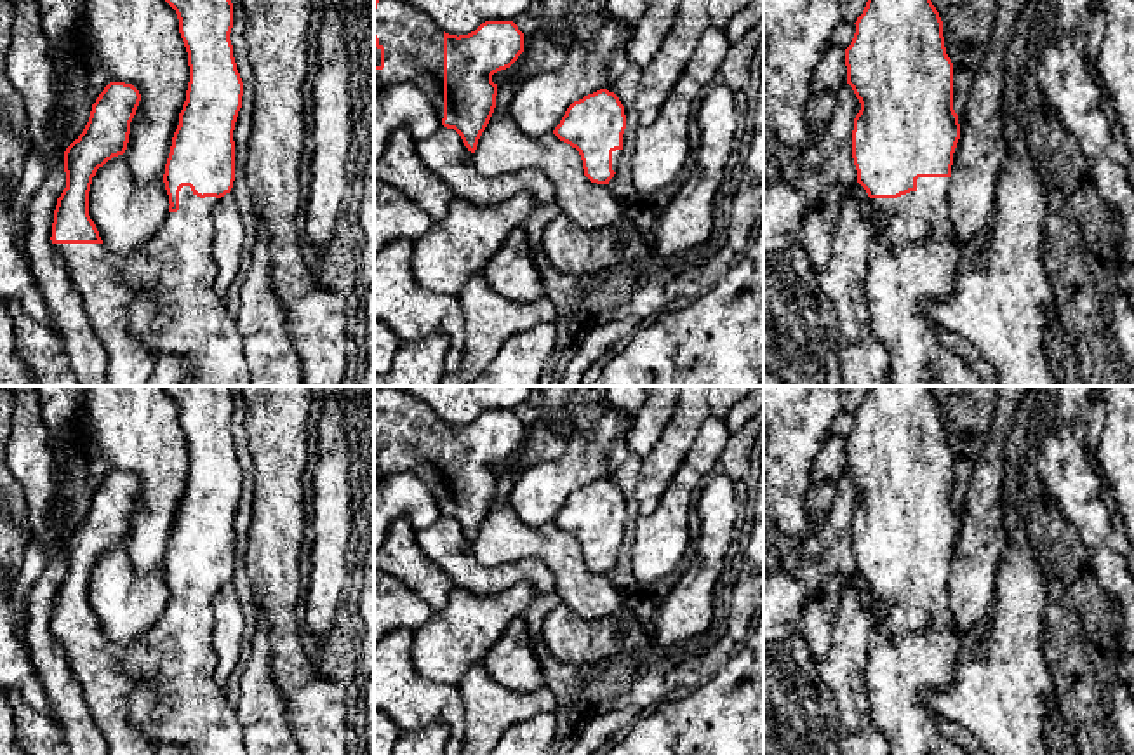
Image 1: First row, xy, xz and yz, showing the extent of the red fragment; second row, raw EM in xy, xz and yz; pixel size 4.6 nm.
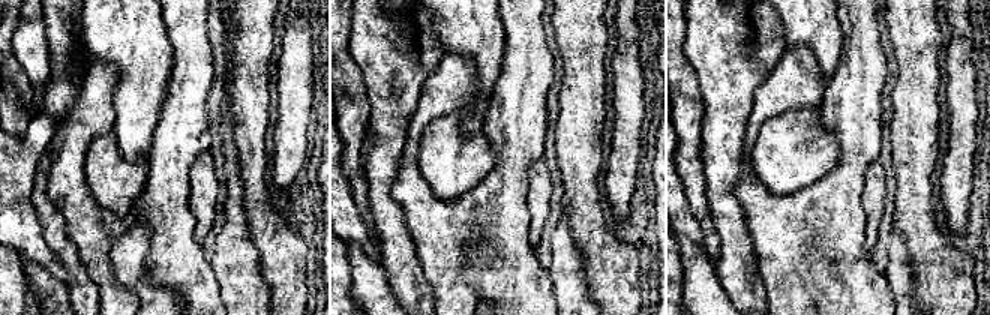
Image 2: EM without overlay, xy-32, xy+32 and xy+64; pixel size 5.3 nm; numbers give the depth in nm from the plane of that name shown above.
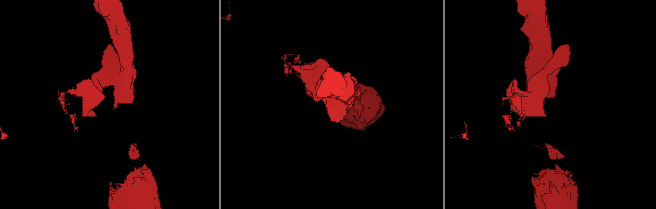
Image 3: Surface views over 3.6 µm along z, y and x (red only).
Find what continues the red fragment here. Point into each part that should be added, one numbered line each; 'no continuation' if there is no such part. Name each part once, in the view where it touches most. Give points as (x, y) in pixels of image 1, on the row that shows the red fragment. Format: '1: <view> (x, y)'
1: xz (413, 44)

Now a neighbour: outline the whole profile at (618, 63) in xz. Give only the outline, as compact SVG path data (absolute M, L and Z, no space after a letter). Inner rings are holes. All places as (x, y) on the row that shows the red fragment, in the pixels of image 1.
M621 43L619 47L616 47L610 54L609 64L607 64L607 84L605 89L609 92L616 90L616 84L621 78L621 75L624 73L624 70L628 68L630 59L624 52L624 43Z

